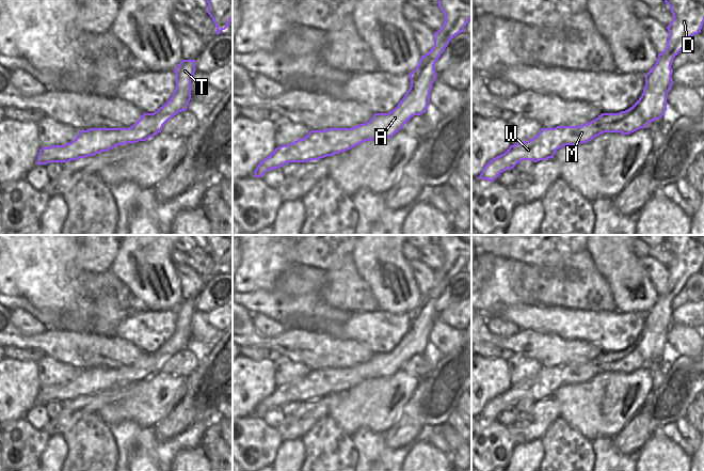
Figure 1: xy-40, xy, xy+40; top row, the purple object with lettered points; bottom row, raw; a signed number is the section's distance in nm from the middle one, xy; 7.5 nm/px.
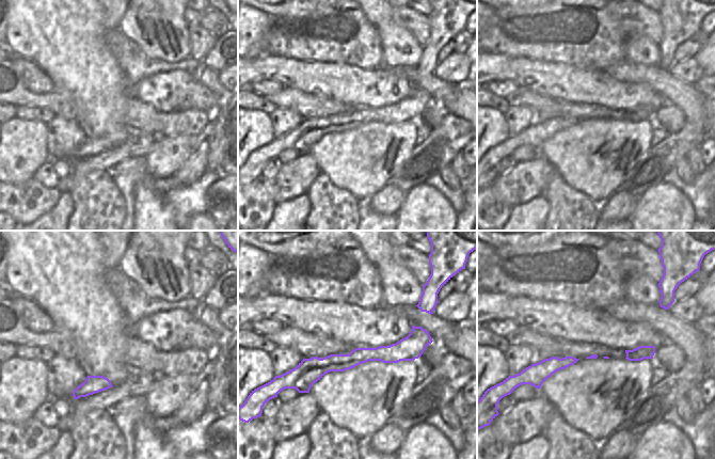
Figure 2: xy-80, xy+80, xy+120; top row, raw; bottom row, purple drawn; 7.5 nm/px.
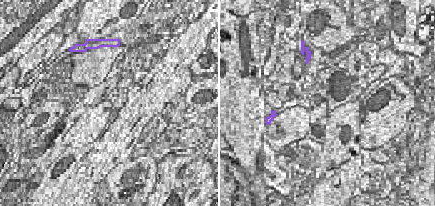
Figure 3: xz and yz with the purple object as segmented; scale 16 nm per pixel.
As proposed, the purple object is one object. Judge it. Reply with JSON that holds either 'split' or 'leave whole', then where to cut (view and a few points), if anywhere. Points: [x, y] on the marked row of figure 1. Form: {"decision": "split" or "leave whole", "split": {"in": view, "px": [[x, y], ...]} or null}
{"decision": "leave whole", "split": null}

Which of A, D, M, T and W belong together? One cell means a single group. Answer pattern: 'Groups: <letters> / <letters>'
Groups: A D M T W.

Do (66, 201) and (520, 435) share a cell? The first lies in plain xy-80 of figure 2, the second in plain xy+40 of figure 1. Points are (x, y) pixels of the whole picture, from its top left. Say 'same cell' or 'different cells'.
different cells

